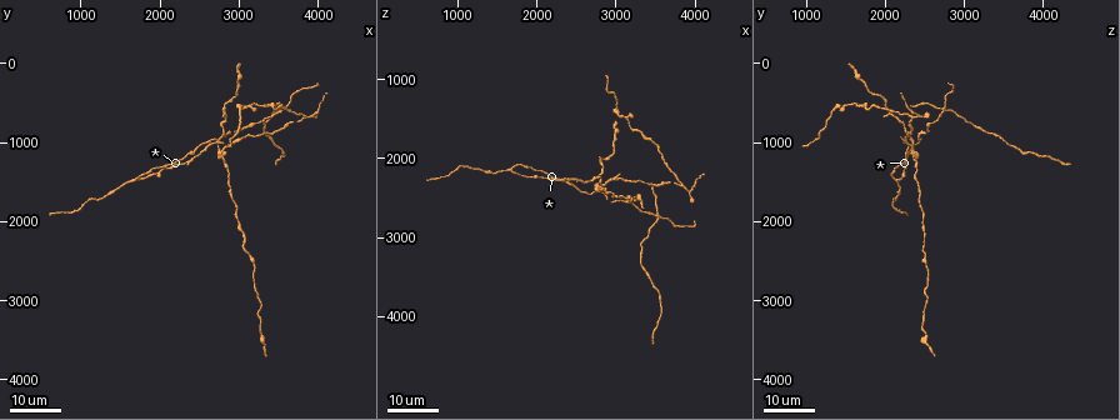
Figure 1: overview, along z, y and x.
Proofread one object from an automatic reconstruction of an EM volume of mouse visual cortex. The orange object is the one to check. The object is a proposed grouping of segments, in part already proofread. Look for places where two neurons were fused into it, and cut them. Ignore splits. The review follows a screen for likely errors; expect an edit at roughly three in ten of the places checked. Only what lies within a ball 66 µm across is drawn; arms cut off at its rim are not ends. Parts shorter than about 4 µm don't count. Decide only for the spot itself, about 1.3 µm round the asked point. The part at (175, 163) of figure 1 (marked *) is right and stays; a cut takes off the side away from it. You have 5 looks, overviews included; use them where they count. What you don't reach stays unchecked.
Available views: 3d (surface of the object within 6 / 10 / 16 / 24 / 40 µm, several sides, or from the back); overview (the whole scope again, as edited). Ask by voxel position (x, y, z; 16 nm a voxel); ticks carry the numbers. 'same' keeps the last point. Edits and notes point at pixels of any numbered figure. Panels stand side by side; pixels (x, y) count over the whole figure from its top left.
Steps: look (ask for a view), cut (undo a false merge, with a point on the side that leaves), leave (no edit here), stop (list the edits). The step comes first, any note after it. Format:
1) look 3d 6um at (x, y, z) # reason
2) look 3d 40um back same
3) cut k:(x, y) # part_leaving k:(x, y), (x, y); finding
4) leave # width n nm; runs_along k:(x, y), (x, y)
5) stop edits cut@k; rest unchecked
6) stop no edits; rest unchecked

look 3d 24um at (3500, 600, 2800) # four or more arms meet

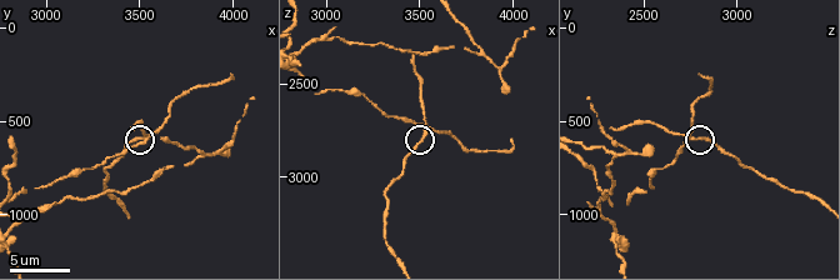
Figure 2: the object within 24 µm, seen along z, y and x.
look 3d 10um at (3520, 600, 2740) # zoom in

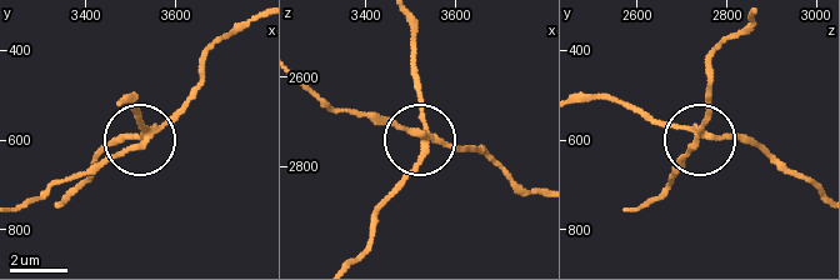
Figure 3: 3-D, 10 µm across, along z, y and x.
cut 3:(141, 124) # width 200 nm; part_leaving 3:(426, 139), (355, 259); a second neuron is stuck on

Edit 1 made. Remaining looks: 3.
look 3d 10um at (3840, 660, 2320) # branch point

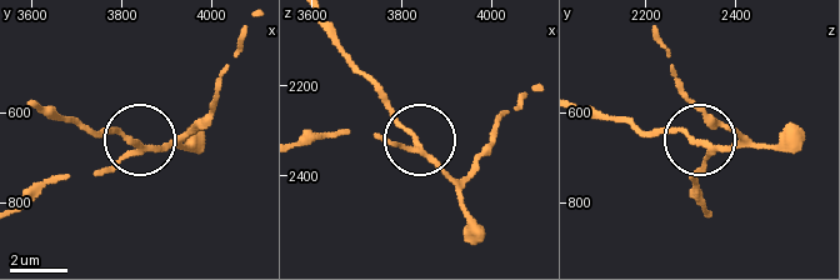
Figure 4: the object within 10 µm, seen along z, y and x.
cut 4:(116, 129) # side_arm 9 um; part_leaving 4:(140, 145), (39, 109); a second neuron is stuck on

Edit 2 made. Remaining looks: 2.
look 3d 16um at (3000, 980, 2240) # side arm on a straight run

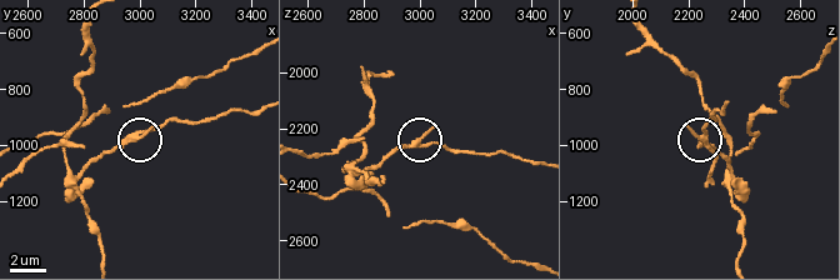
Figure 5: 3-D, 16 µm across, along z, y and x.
look 3d 16um back at (2990, 960, 2250)

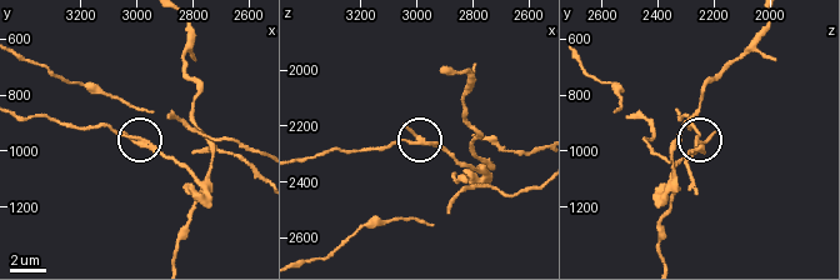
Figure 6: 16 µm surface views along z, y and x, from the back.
cut 6:(406, 129) # arms 3; two neurons meet here

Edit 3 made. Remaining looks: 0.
stop edits cut@3, cut@4, cut@6; rest unchecked

